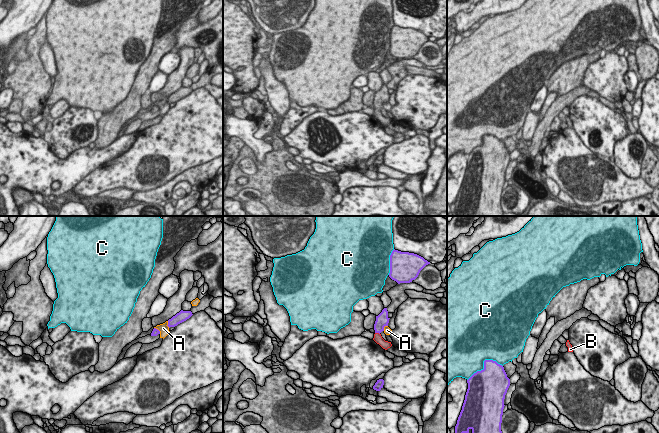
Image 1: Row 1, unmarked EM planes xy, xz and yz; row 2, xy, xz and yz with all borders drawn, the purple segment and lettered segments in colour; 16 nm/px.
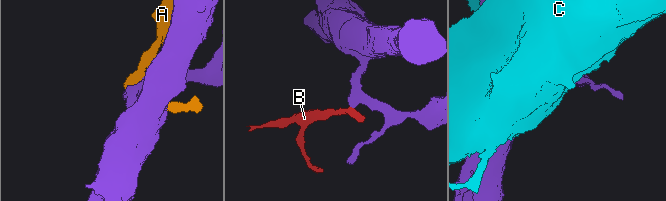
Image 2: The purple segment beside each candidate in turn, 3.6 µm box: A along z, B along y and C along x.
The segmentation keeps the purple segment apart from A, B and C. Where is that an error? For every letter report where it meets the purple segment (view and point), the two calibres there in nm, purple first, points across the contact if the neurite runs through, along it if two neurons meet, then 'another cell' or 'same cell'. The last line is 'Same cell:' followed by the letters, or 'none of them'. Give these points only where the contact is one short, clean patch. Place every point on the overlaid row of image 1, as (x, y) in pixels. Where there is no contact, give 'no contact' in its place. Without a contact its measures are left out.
A: contact xy (168, 324); calibres 170 and 160 nm; another cell
B: contact xz (377, 332); calibres 220 and 140 nm; way xz (382, 320), (377, 332), (378, 339); same cell
C: contact yz (484, 364); calibres 400 and 460 nm; another cell
Same cell: B

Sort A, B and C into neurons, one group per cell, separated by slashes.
A / B / C

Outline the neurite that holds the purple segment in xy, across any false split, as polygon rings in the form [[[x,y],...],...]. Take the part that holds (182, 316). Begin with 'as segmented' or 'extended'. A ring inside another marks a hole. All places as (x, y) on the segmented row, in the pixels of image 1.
as segmented | [[[181,310],[179,313],[177,313],[175,316],[173,316],[171,319],[168,320],[168,327],[175,327],[178,324],[186,321],[187,319],[189,319],[192,316],[192,312],[191,311],[183,311]]]

